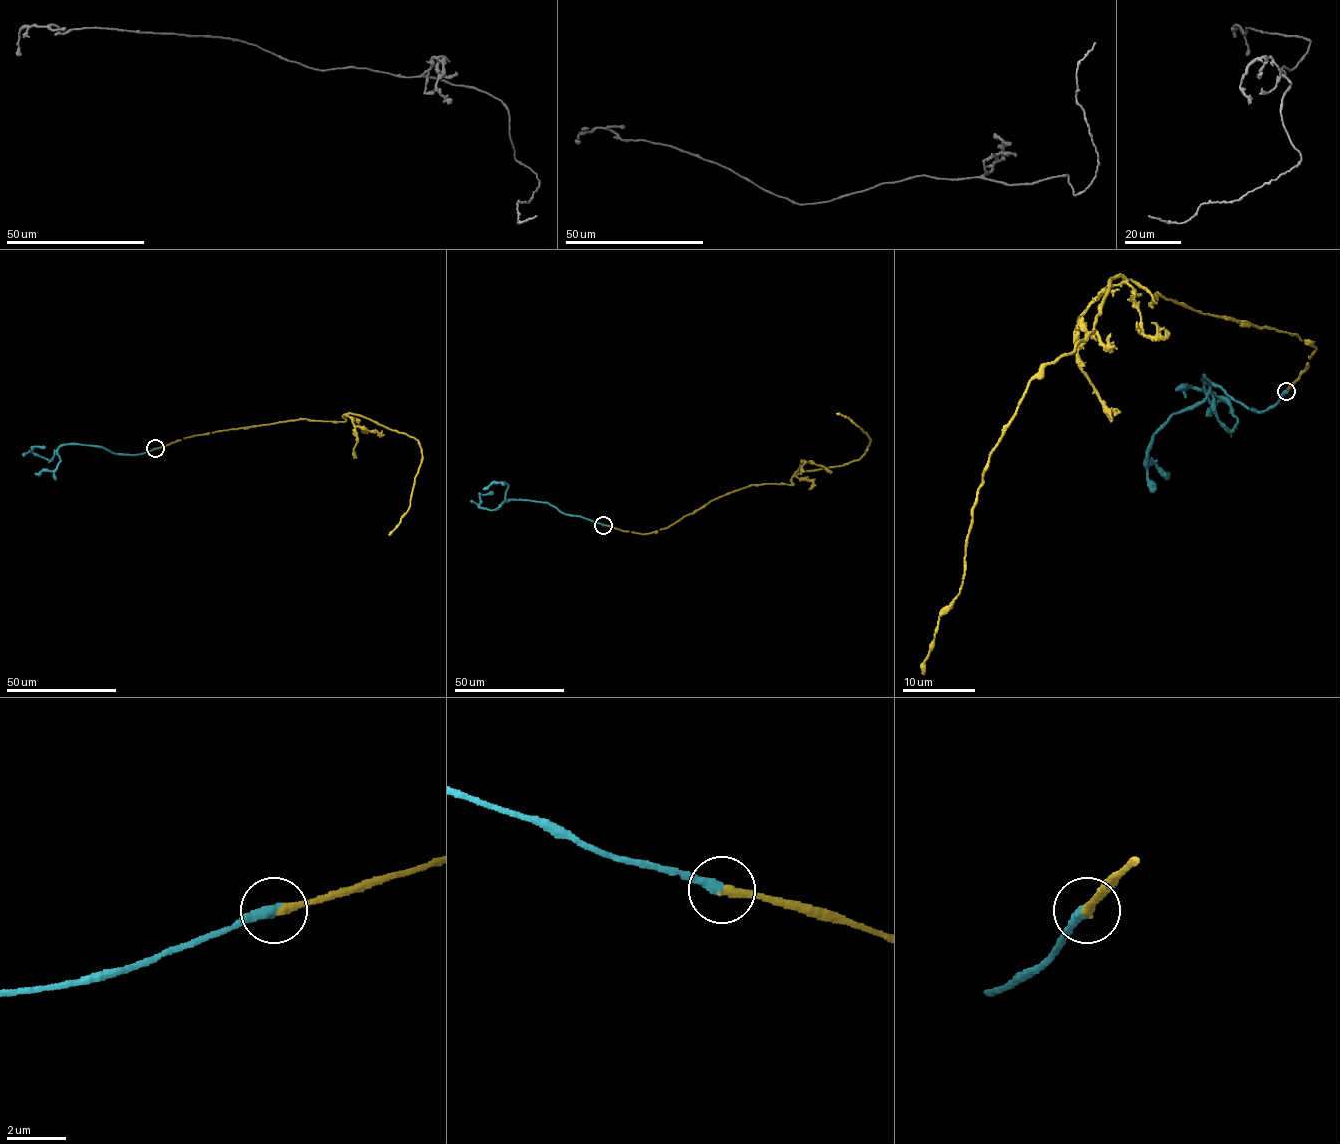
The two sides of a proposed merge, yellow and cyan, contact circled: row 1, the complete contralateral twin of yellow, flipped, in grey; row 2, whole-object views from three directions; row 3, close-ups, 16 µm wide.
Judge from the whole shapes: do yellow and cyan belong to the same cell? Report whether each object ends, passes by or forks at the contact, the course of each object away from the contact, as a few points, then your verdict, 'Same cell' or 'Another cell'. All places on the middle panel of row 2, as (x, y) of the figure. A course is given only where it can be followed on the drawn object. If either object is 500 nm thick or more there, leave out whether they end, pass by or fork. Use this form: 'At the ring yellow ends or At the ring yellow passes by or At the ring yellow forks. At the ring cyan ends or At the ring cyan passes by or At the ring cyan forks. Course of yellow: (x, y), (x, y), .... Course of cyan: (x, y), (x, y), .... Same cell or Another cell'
At the ring yellow ends. At the ring cyan ends. Course of yellow: (603, 525), (655, 532), (748, 486), (793, 485), (792, 478), (803, 471), (859, 459), (870, 439), (836, 413). Course of cyan: (603, 525), (561, 513), (547, 503), (528, 500), (506, 499), (492, 510), (482, 508), (479, 496), (493, 492). Same cell

